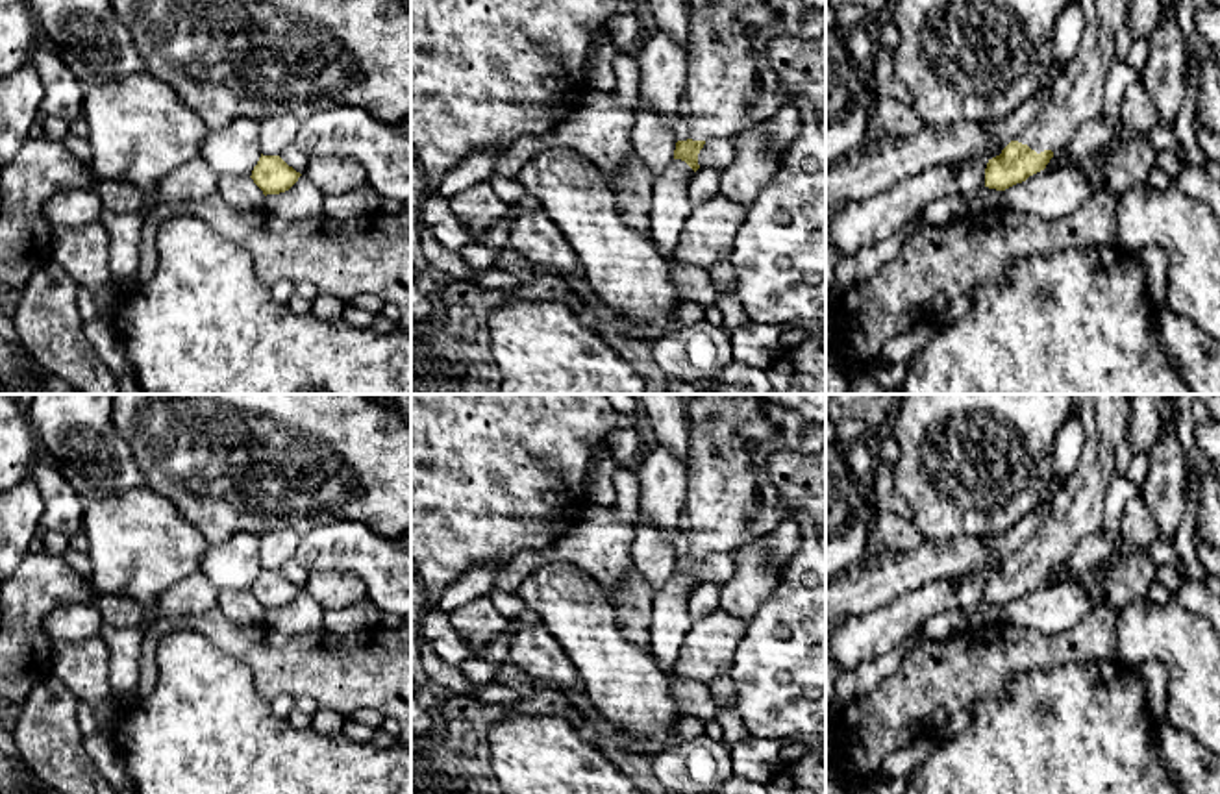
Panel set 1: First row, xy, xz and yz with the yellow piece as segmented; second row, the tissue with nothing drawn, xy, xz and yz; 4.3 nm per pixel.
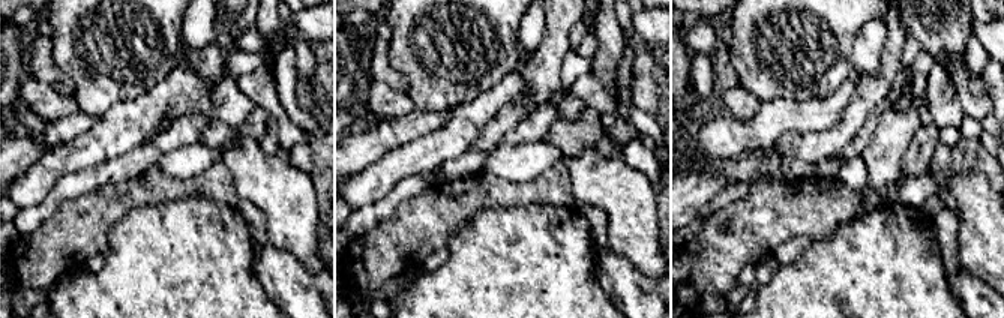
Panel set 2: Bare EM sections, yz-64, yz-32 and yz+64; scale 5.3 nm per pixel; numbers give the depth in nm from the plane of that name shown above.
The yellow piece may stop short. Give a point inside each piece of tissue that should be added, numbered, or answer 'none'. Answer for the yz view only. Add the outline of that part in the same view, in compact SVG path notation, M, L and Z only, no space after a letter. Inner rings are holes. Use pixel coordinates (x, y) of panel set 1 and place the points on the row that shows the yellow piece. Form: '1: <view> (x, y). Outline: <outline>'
1: yz (1078, 89). Outline: M1079 0L1085 13L1083 43L1076 57L1052 76L1052 100L1016 141L1037 154L1059 152L1103 104L1105 80L1116 57L1116 31L1126 26L1129 0Z

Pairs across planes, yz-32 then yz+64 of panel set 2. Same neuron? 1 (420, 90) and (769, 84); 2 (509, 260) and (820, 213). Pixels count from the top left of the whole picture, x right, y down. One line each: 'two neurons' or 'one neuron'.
1: one neuron
2: two neurons

